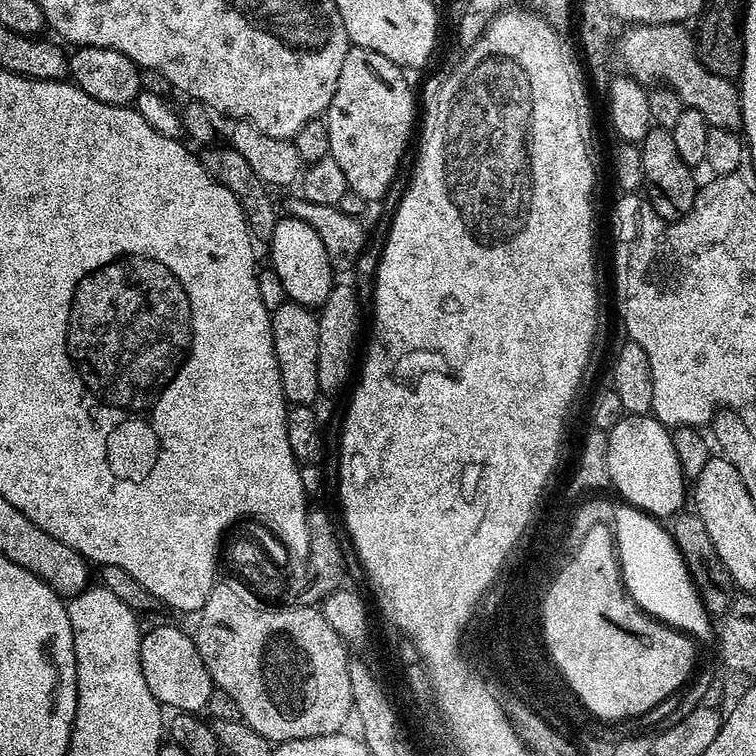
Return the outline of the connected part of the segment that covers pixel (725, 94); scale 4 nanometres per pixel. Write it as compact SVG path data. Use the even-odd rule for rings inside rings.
M637 24L625 27L620 45L614 52L620 55L625 73L645 86L667 85L684 103L685 108L697 108L713 128L739 129L744 123L740 105L740 89L735 83L710 70L700 61L696 41L684 24Z

